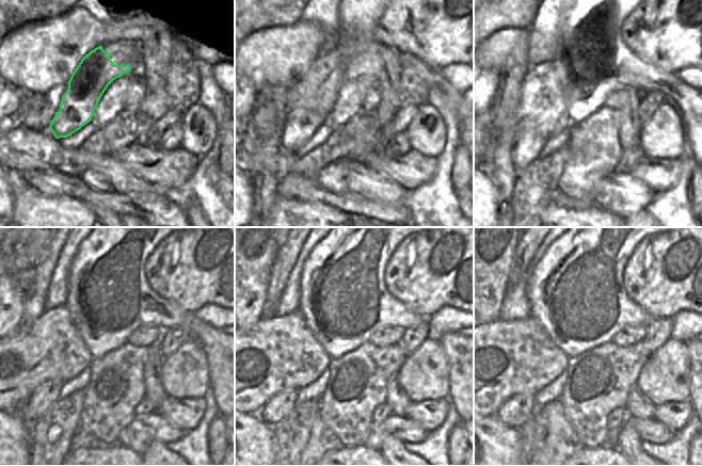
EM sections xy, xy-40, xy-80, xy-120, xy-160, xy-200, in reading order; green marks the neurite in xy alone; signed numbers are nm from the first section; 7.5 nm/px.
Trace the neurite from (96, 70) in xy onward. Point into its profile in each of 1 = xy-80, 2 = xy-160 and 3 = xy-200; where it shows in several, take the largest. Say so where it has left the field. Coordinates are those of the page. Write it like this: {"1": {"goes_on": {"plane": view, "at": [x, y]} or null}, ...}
{"1": {"goes_on": {"plane": "xy-80", "at": [535, 130]}}, "2": {"goes_on": {"plane": "xy-160", "at": [276, 382]}}, "3": {"goes_on": {"plane": "xy-200", "at": [512, 398]}}}

